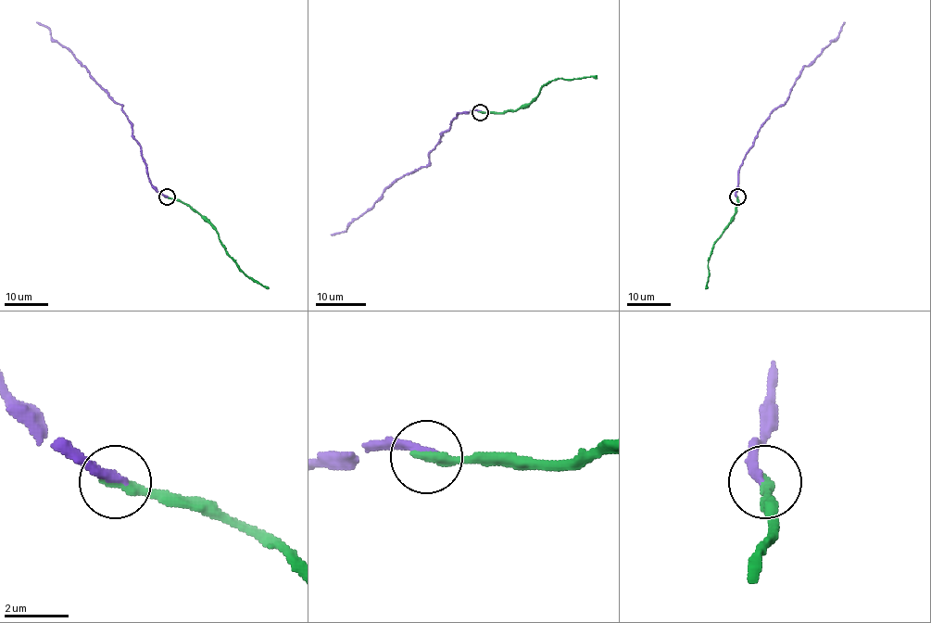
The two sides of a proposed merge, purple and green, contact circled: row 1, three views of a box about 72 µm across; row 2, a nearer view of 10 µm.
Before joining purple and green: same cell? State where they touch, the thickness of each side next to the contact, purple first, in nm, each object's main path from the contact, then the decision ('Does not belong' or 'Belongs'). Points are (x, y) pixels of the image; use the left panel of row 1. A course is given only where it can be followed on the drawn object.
Place: (167, 197). Thickness 280 nm (purple) against 380 nm. Course of purple: (167, 197), (151, 184), (142, 147), (132, 134), (132, 123), (122, 107), (50, 35), (45, 27), (36, 22). Course of green: (167, 197), (180, 199), (197, 211), (216, 231), (232, 261), (248, 276), (269, 287). Belongs

